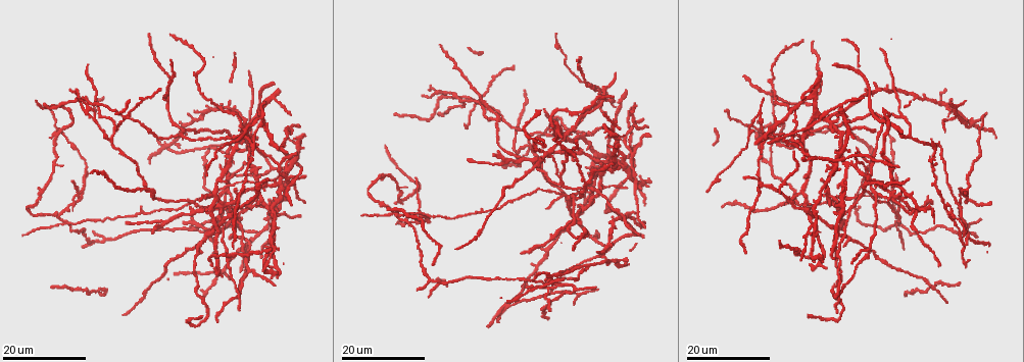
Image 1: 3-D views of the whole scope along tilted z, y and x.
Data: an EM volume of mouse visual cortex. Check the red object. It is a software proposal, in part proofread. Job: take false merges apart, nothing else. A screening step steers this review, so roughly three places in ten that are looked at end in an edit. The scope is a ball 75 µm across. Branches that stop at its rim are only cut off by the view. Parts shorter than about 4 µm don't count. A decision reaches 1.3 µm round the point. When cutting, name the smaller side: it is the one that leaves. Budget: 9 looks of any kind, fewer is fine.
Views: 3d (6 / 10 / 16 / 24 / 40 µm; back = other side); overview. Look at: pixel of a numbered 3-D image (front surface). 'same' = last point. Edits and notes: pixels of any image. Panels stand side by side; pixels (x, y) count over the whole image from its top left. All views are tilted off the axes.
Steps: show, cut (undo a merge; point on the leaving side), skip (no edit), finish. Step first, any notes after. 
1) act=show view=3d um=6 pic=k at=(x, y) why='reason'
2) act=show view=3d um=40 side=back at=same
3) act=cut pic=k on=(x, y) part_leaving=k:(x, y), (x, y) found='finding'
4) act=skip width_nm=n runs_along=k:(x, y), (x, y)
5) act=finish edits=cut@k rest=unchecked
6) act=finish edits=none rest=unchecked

act=show view=3d um=16 pic=1 at=(869, 250) why='arms part here'

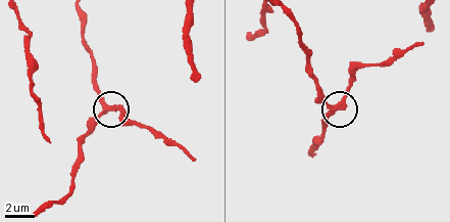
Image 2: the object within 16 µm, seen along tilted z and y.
act=show view=3d um=10 pic=2 at=(334, 108)

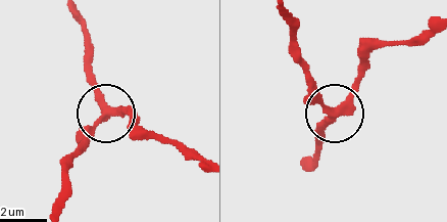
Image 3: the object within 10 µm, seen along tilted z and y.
act=skip runs_along=3:(304, 165), (360, 71) found='all the same cell'

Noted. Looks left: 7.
act=show view=3d um=24 pic=1 at=(623, 166) why='four arms meet'

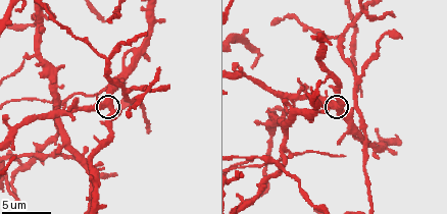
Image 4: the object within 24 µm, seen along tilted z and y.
act=show view=3d um=6 pic=4 at=(112, 103)

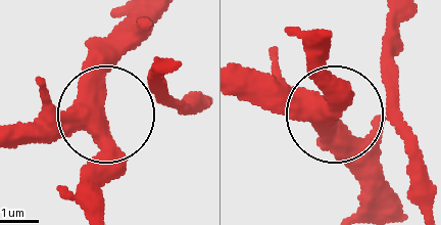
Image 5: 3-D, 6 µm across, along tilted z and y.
act=show view=3d um=6 side=back pic=5 at=(100, 119) why='from behind'

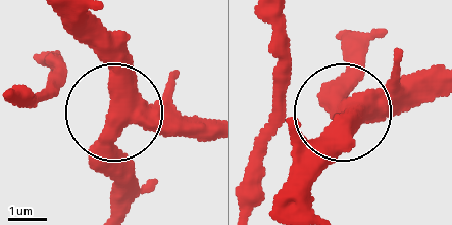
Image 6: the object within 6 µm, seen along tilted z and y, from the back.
act=skip width_nm=430 runs_along=6:(211, 133), (172, 132), (116, 107), (105, 28) found='continuous, no second cell'

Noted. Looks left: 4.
act=show view=3d um=16 pic=1 at=(770, 161) why='arms part here'

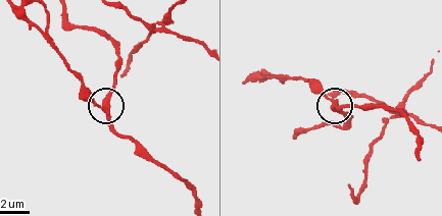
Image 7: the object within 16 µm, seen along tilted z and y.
act=show view=3d um=6 pic=7 at=(105, 106) why='zoom in'

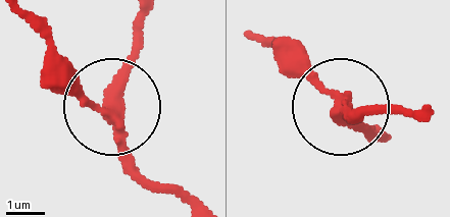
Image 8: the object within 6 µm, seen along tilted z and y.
act=cut pic=8 on=(62, 91) side_arm_um=17 arms=3 found='two cells meet here'

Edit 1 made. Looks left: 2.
act=finish edits=cut@8 rest=unchecked

